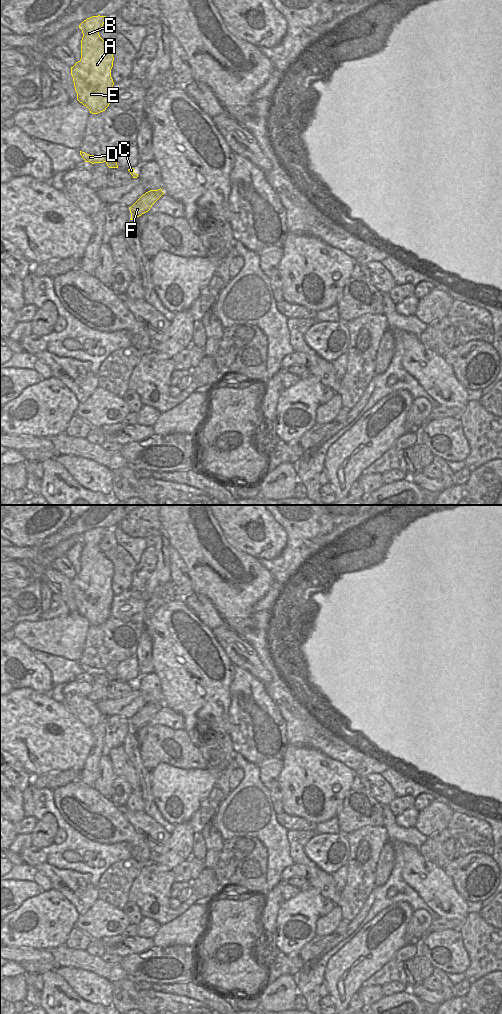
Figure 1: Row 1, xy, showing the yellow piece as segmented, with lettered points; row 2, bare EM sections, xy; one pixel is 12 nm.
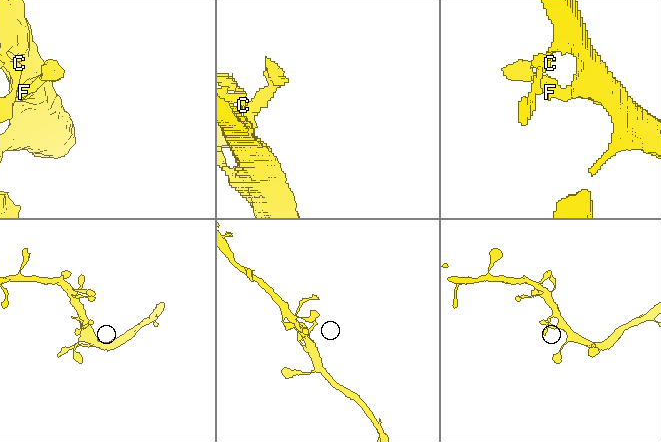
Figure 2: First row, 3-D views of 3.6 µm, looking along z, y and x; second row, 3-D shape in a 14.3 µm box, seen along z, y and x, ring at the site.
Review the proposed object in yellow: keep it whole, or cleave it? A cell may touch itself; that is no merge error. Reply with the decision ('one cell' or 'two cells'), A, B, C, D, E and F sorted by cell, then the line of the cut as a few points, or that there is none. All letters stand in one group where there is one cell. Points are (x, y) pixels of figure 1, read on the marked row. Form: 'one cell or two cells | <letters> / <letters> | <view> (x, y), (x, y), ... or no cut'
two cells | A B E F / C D | xy (104, 156), (108, 160), (115, 162)

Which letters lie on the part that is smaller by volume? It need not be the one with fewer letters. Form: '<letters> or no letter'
C, D

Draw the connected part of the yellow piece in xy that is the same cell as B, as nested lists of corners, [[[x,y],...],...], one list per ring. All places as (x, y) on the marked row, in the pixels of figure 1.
[[[92,16],[79,25],[83,33],[81,59],[71,67],[77,100],[92,114],[106,110],[114,85],[111,77],[113,52],[99,35],[106,18]]]

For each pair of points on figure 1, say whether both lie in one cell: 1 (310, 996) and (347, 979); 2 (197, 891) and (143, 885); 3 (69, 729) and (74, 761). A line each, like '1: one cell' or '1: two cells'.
1: two cells
2: one cell
3: one cell

